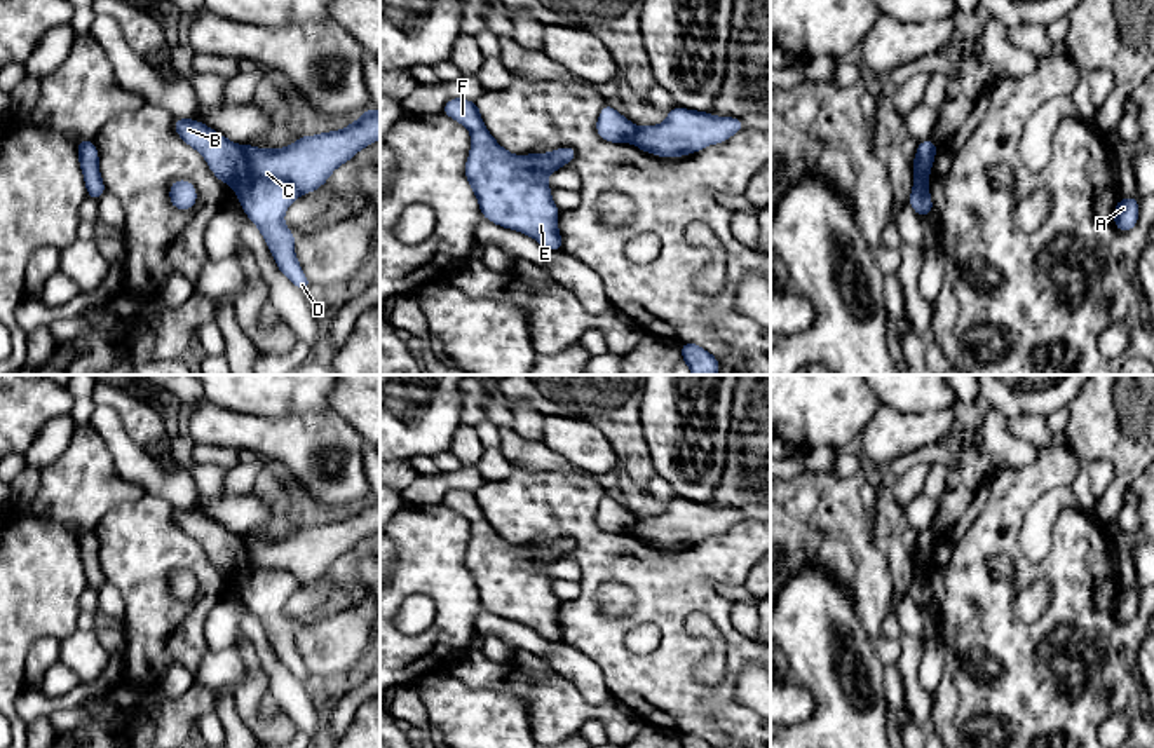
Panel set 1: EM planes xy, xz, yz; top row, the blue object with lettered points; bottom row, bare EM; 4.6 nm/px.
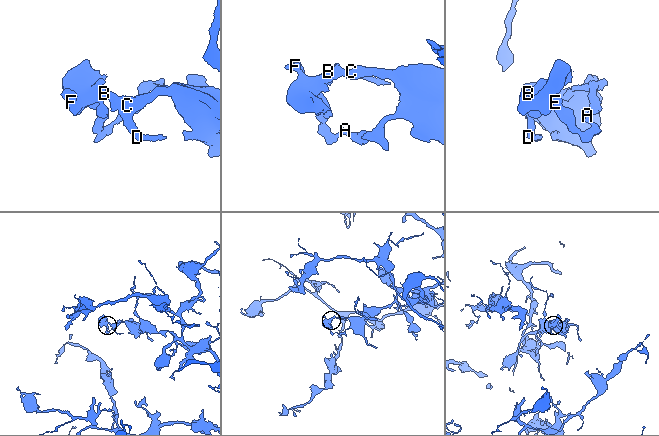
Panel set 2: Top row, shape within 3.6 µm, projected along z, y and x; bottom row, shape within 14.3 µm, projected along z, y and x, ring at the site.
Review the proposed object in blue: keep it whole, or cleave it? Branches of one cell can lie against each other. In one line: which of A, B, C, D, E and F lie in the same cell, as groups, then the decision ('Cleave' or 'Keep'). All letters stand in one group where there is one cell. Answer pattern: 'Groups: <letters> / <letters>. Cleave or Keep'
Groups: A C D / B E F. Cleave

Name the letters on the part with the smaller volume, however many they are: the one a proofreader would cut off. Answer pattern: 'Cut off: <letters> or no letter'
Cut off: B, E, F

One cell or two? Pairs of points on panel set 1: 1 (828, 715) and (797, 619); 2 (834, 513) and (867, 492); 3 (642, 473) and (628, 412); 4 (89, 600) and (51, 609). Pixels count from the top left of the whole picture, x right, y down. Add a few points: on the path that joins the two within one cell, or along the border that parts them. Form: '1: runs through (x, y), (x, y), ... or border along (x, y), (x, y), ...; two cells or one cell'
1: runs through (828, 691), (827, 649), (821, 644); one cell
2: border along (863, 482), (860, 501), (865, 525), (872, 534); two cells
3: runs through (635, 457), (628, 443), (628, 428); one cell
4: border along (86, 586), (81, 595), (81, 607), (93, 614); two cells

